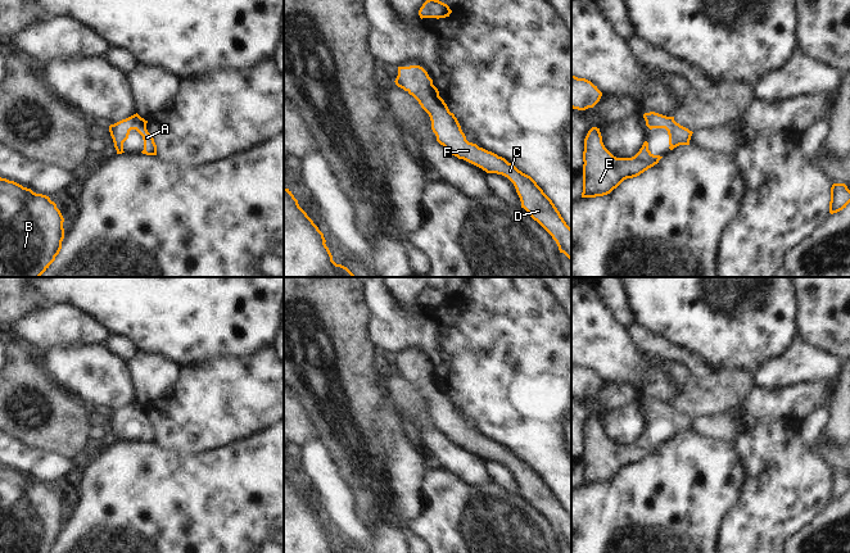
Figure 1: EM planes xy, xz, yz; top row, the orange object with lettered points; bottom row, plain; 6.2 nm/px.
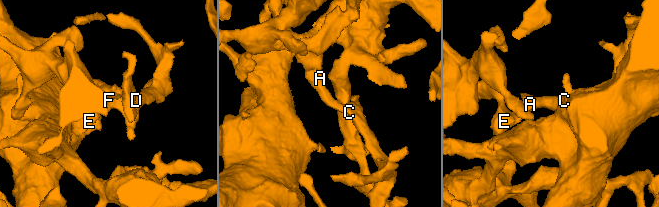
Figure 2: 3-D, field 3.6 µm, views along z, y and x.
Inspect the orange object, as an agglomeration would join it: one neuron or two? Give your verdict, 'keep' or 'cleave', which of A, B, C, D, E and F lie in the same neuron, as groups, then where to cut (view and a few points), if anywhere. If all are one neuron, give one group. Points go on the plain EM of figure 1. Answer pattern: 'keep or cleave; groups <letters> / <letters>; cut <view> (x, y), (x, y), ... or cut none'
keep; groups A B C D E F; cut none

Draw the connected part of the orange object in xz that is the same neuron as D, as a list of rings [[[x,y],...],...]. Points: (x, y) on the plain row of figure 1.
[[[420,353],[398,354],[398,363],[394,370],[398,375],[412,382],[419,389],[421,395],[429,402],[431,417],[437,423],[437,429],[448,436],[452,443],[481,455],[487,461],[502,462],[514,471],[521,489],[521,495],[524,495],[530,504],[552,523],[560,540],[564,540],[571,548],[571,516],[566,512],[552,488],[543,480],[543,477],[530,463],[519,458],[505,445],[466,427],[457,405],[449,399],[444,387],[439,384],[439,379],[433,372],[433,367],[429,364],[428,359]]]

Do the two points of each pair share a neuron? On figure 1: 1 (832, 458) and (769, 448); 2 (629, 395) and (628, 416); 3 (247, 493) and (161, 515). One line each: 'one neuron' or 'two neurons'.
1: two neurons
2: two neurons
3: one neuron

